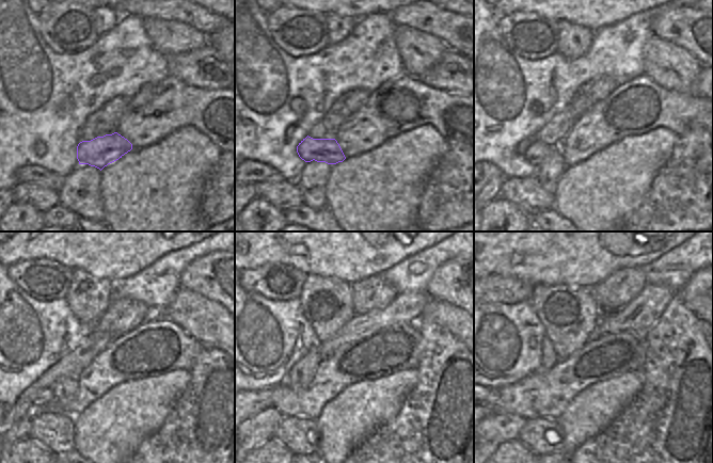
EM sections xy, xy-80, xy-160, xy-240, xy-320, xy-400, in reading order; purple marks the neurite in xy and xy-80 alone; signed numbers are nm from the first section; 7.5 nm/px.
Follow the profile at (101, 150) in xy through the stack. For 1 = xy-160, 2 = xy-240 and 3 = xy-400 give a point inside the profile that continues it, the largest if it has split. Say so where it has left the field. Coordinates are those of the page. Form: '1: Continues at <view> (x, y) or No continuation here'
1: Continues at xy-160 (537, 152)
2: Continues at xy-240 (45, 397)
3: Continues at xy-400 (495, 390).

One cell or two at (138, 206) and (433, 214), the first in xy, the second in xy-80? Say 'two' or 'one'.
two

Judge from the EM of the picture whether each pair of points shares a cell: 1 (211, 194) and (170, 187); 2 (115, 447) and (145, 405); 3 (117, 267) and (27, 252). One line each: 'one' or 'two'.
1: two
2: one
3: one

